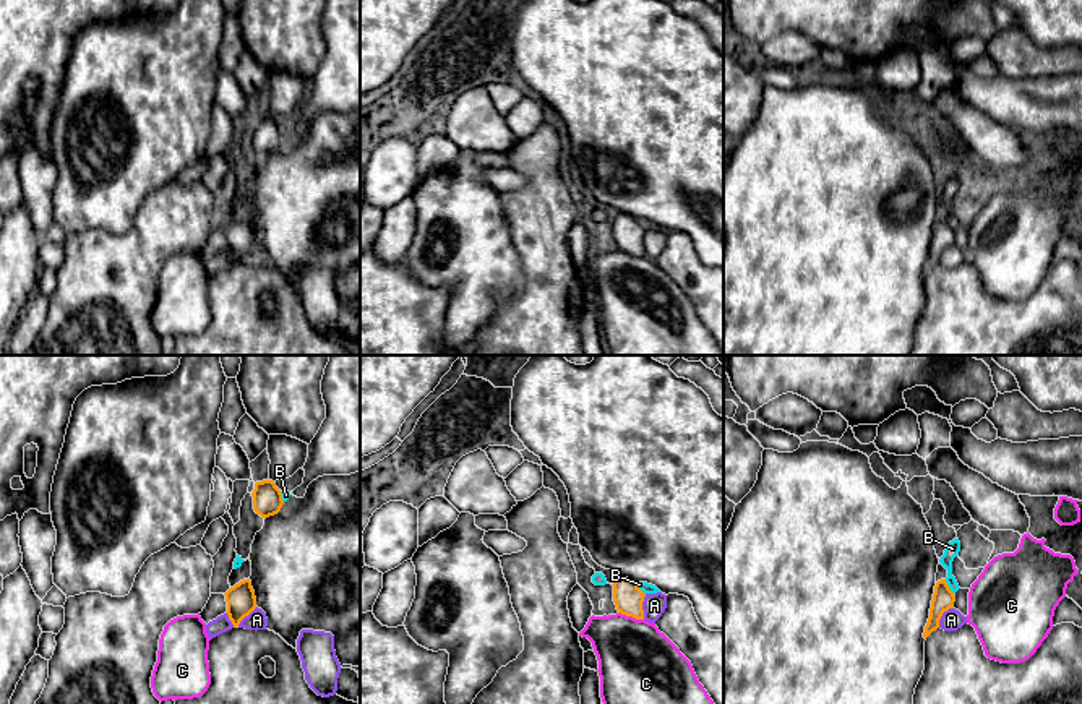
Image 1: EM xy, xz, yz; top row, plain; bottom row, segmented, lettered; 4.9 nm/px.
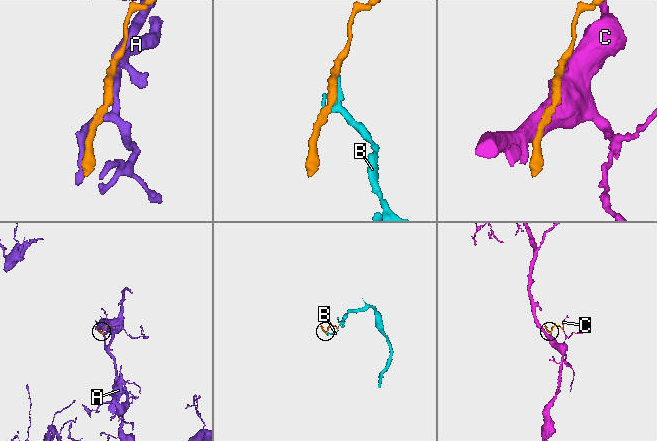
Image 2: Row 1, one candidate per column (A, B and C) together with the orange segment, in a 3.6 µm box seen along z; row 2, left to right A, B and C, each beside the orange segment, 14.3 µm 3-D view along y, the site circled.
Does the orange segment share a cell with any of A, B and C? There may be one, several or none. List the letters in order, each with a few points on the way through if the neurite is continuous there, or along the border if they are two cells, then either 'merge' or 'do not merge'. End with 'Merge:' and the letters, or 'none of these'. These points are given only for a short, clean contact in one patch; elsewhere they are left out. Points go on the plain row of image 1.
A: do not merge
B: border along yz (944, 216), (954, 229); do not merge
C: border along xz (618, 248), (643, 257); do not merge
Merge: none of these

